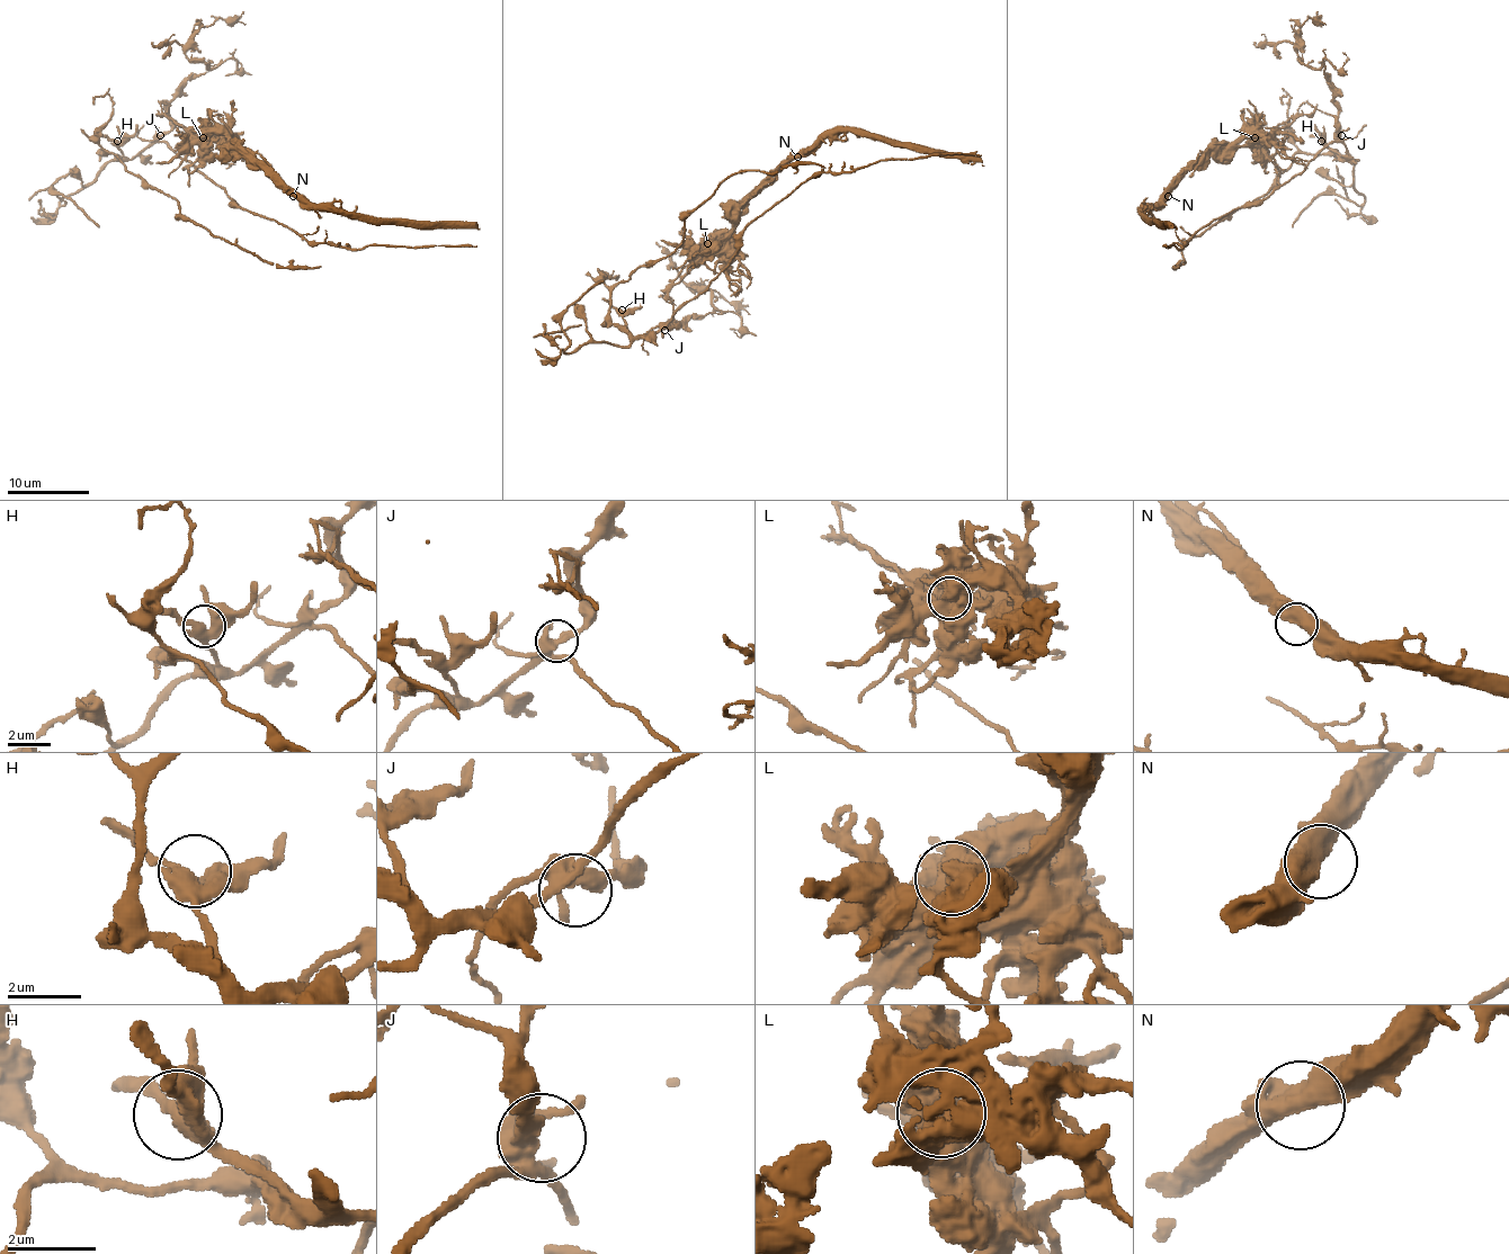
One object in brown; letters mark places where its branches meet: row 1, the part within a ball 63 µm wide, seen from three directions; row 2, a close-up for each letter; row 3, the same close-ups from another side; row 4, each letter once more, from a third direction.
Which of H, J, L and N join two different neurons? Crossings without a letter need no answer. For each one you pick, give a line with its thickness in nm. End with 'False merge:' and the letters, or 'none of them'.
L: calibre 800 nm
False merge: L

